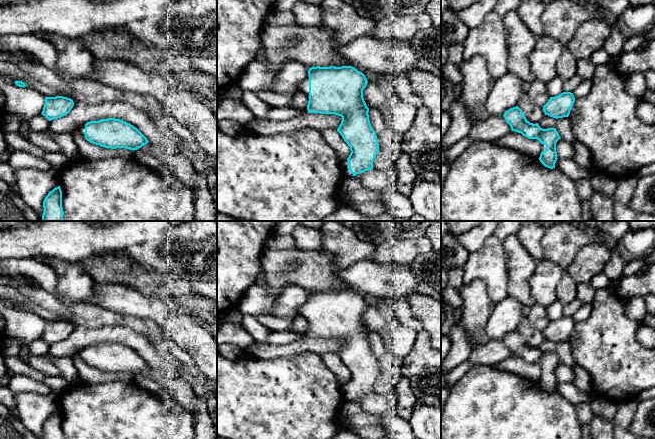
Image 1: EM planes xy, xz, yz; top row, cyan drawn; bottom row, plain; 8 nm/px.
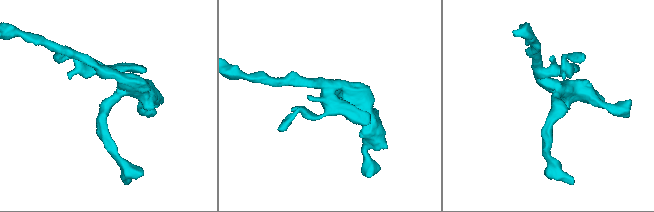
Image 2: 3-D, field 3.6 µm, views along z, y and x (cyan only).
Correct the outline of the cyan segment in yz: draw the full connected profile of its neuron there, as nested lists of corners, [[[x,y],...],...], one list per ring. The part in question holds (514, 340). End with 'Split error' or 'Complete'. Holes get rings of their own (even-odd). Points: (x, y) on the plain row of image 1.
[[[518,330],[507,334],[503,341],[512,355],[521,357],[529,363],[537,363],[541,368],[544,367],[546,374],[541,376],[539,384],[545,391],[555,392],[555,387],[558,383],[556,367],[561,363],[556,352],[543,353],[538,347],[530,347]]]. Complete

